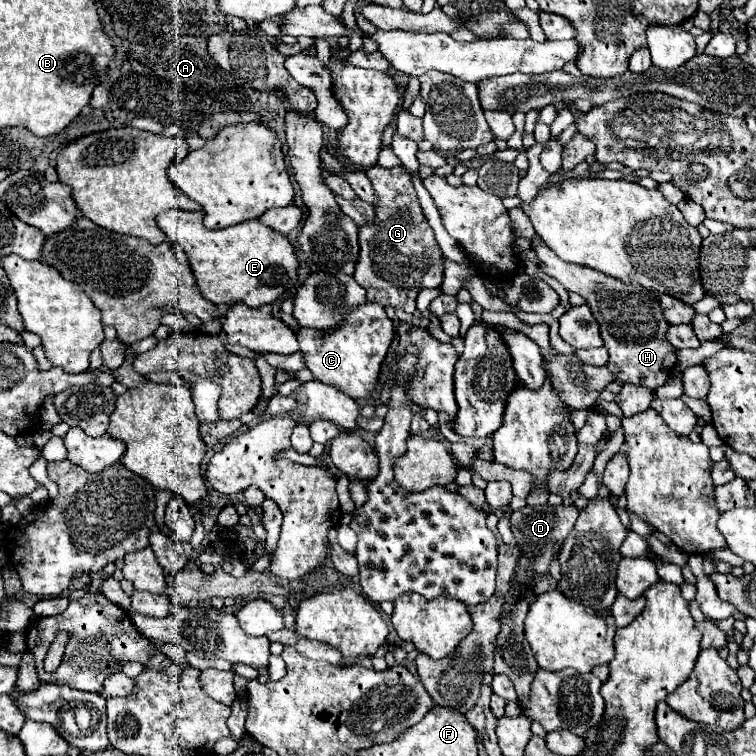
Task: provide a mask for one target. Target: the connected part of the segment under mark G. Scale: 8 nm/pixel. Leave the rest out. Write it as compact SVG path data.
M372 166L366 170L366 176L370 178L378 200L374 204L374 222L360 226L358 232L360 256L354 280L366 290L368 302L414 312L414 300L420 290L442 286L446 258L442 256L434 232L422 212L412 174L402 166Z

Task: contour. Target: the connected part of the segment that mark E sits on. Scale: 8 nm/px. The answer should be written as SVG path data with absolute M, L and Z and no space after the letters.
M168 210L162 212L156 222L172 244L186 250L196 284L206 300L214 304L244 302L252 308L274 304L286 290L298 286L300 260L290 240L262 224L260 220L242 222L224 230L208 230L202 224L204 212Z

